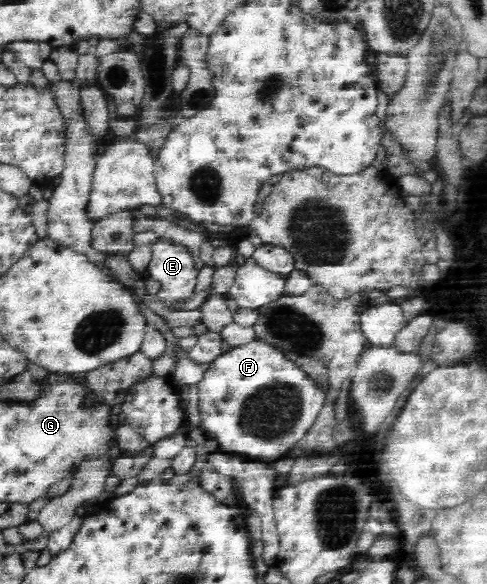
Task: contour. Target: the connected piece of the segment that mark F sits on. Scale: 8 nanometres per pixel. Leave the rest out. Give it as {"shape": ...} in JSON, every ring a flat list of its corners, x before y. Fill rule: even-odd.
{"shape":[[257,340,241,347,233,347,229,352,217,356,209,364,209,369,204,372,203,379,194,392,201,425,209,437,215,437,219,441,219,451,245,455,257,461,275,461,289,449,294,449,317,419,324,400,324,391,315,381,309,379,277,347]]}

